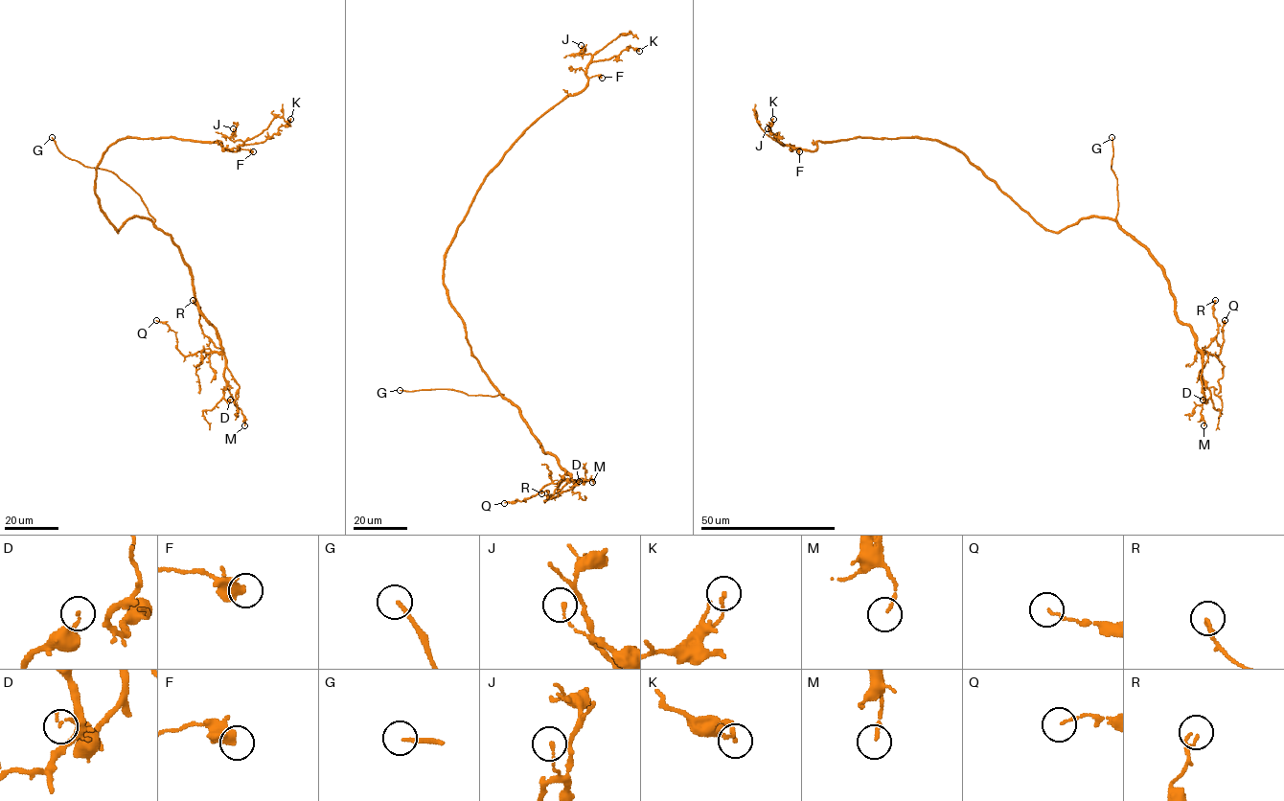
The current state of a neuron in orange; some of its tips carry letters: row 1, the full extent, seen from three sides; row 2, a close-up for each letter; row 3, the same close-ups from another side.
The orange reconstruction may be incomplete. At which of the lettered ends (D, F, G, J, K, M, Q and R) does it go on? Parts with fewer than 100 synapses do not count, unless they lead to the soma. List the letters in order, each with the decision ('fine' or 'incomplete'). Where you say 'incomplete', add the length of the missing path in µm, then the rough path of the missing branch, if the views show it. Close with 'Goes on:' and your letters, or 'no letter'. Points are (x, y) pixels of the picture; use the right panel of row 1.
D: fine
F: fine
G: incomplete; missing 20 µm
J: fine
K: fine
M: fine
Q: fine
R: fine
Goes on: G

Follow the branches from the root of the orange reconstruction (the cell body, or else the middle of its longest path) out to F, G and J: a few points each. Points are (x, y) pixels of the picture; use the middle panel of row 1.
F: (449, 300), (444, 285), (444, 254), (486, 174), (540, 117), (569, 94), (580, 92), (590, 78), (602, 78)
G: (449, 300), (464, 322), (471, 354), (492, 384), (503, 395), (467, 395), (452, 389), (400, 390)
J: (449, 300), (444, 254), (458, 225), (511, 146), (585, 87), (591, 55), (579, 55), (581, 45)

